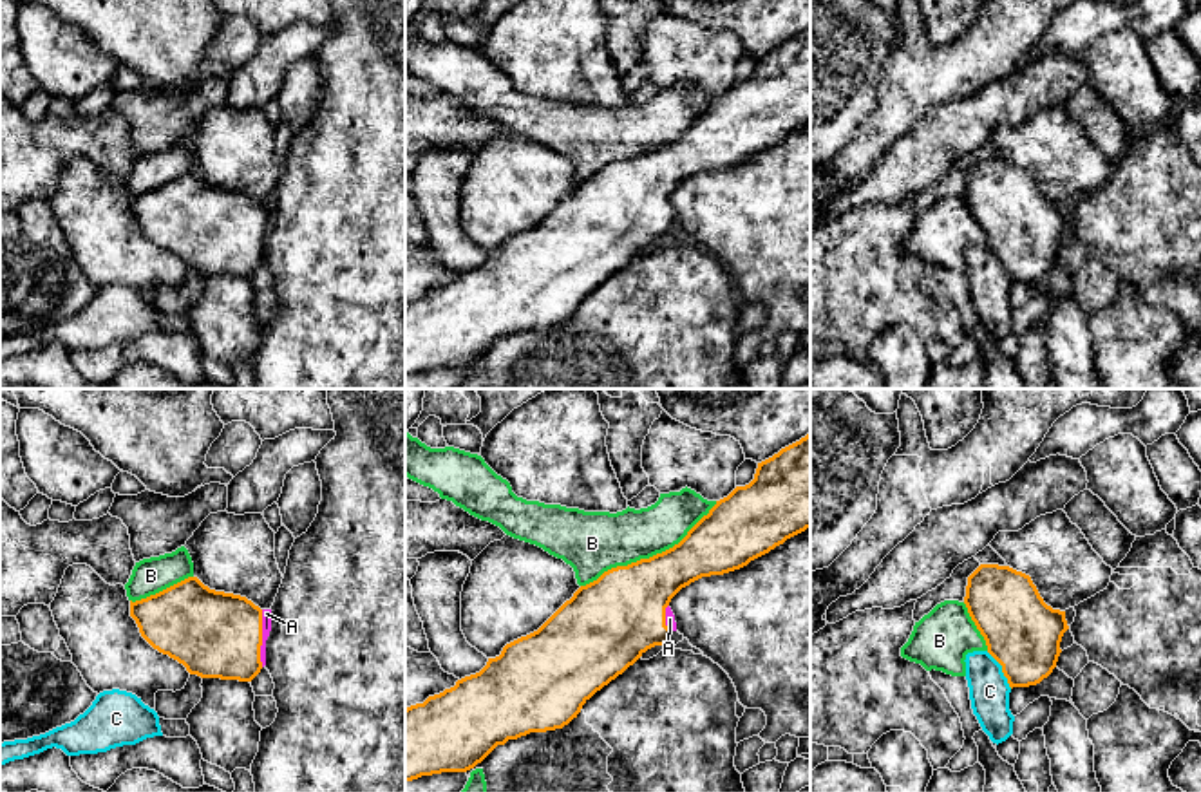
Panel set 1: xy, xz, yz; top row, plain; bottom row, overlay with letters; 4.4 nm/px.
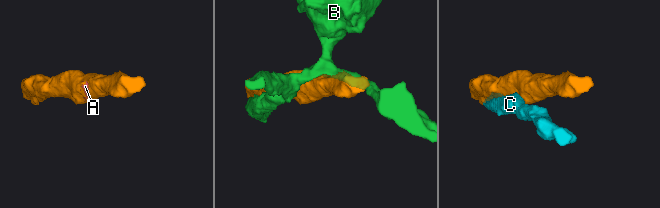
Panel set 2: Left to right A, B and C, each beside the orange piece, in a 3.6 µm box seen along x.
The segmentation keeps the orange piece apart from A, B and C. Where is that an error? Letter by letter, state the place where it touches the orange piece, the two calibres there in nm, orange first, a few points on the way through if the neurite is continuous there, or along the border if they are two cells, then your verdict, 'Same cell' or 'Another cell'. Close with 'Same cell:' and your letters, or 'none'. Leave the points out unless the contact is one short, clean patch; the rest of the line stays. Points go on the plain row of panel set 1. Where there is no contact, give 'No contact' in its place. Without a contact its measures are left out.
A: Touches orange at xy (261, 234). Thickness 380 nm (orange) against 50 nm. Same cell
B: Touches orange at xz (650, 152). Thickness 360 nm (orange) against 280 nm. Another cell
C: Touches orange at yz (1002, 264). Thickness 340 nm (orange) against 180 nm. Another cell
Same cell: A

